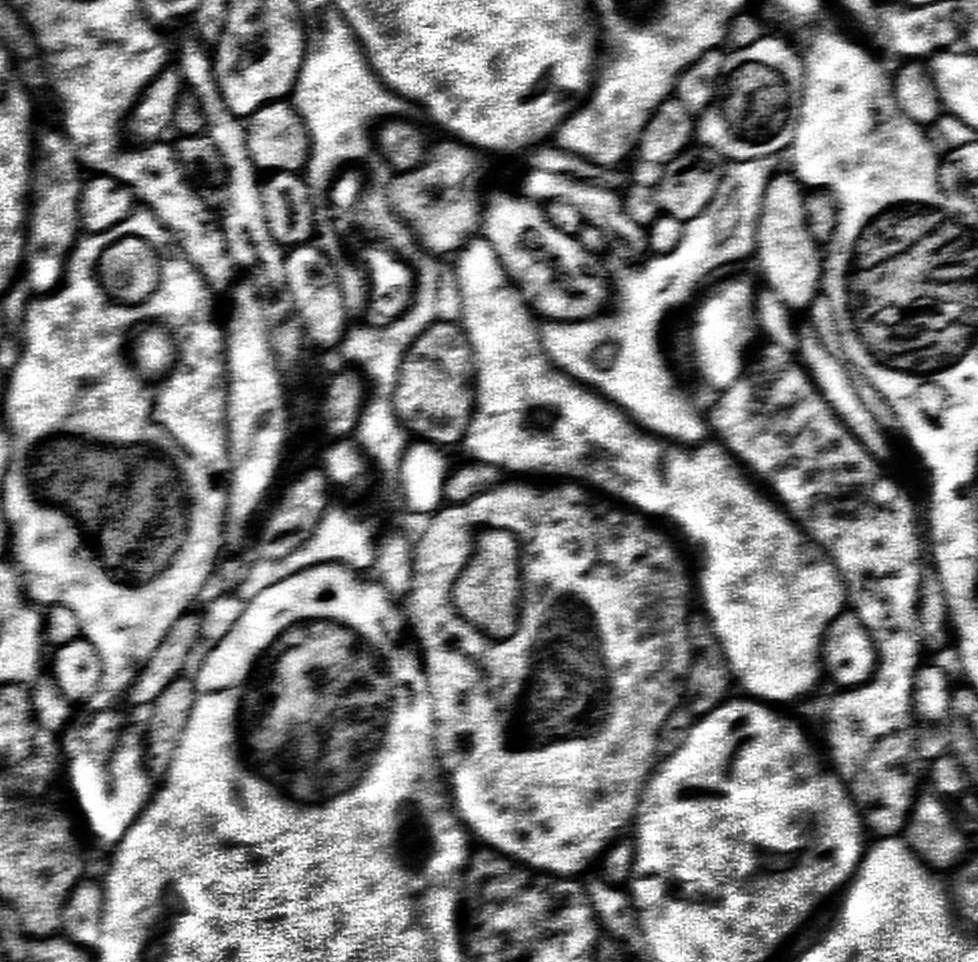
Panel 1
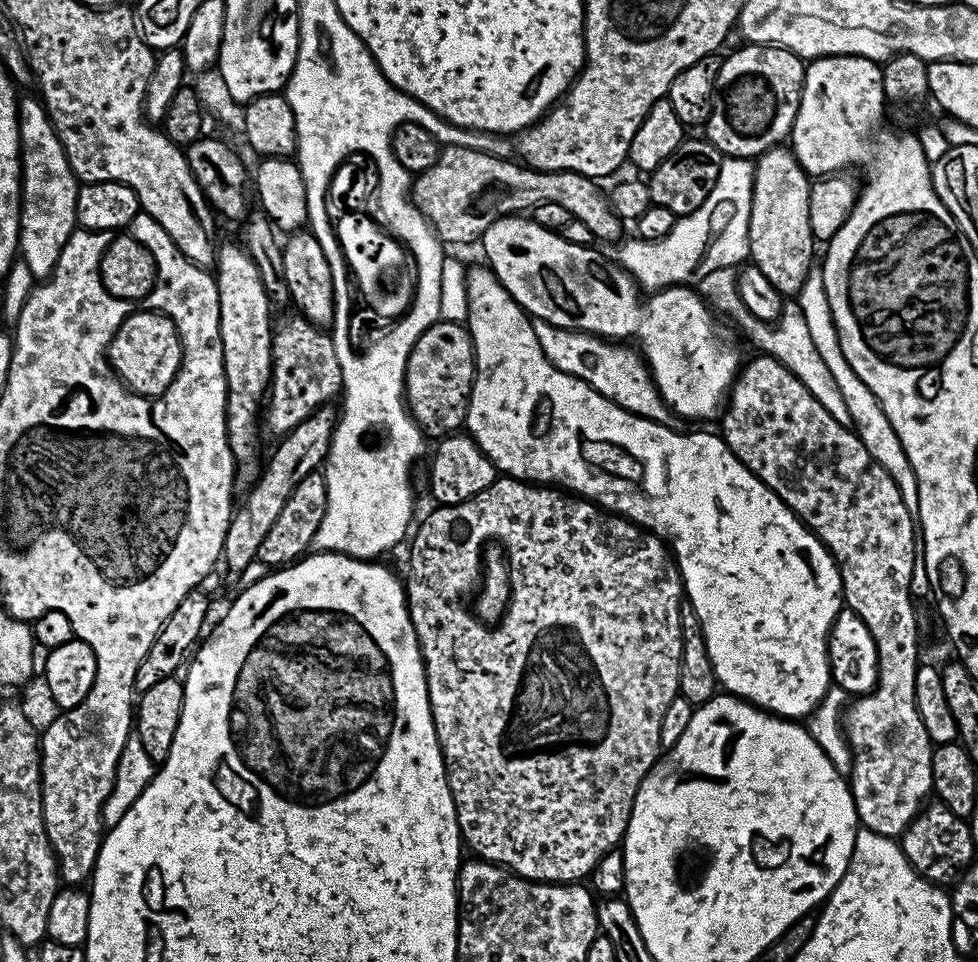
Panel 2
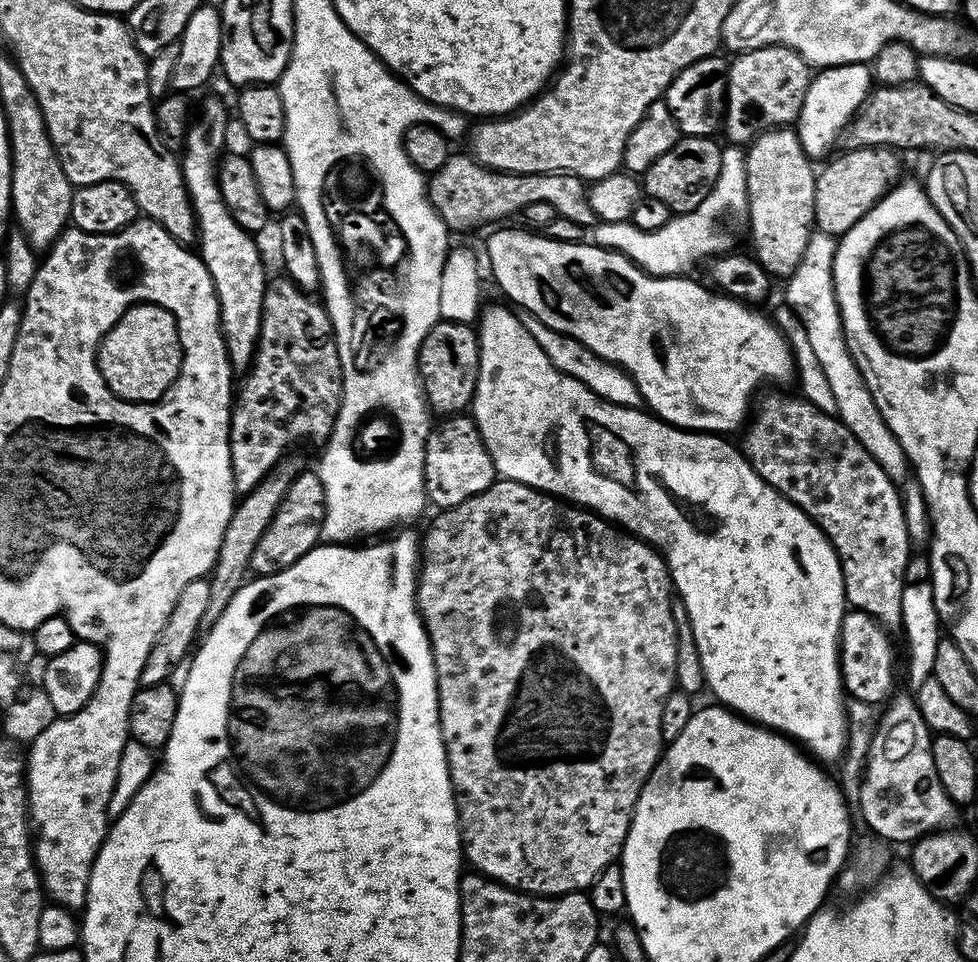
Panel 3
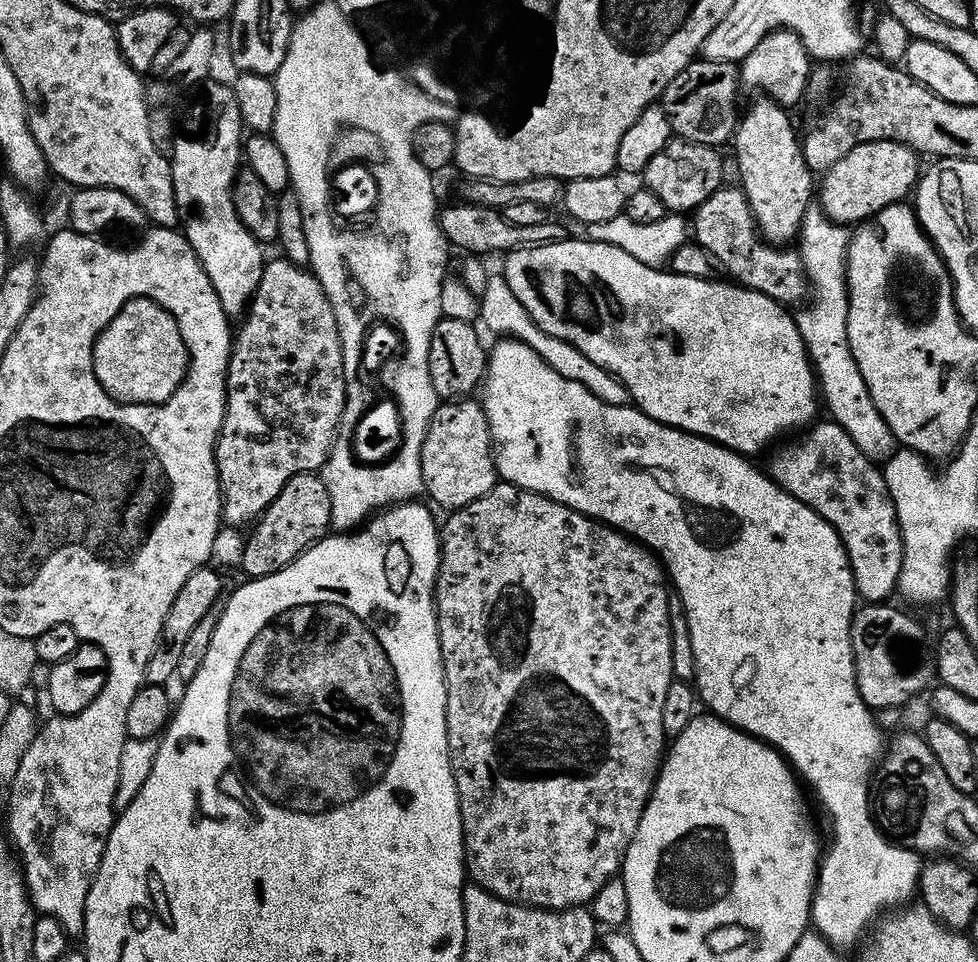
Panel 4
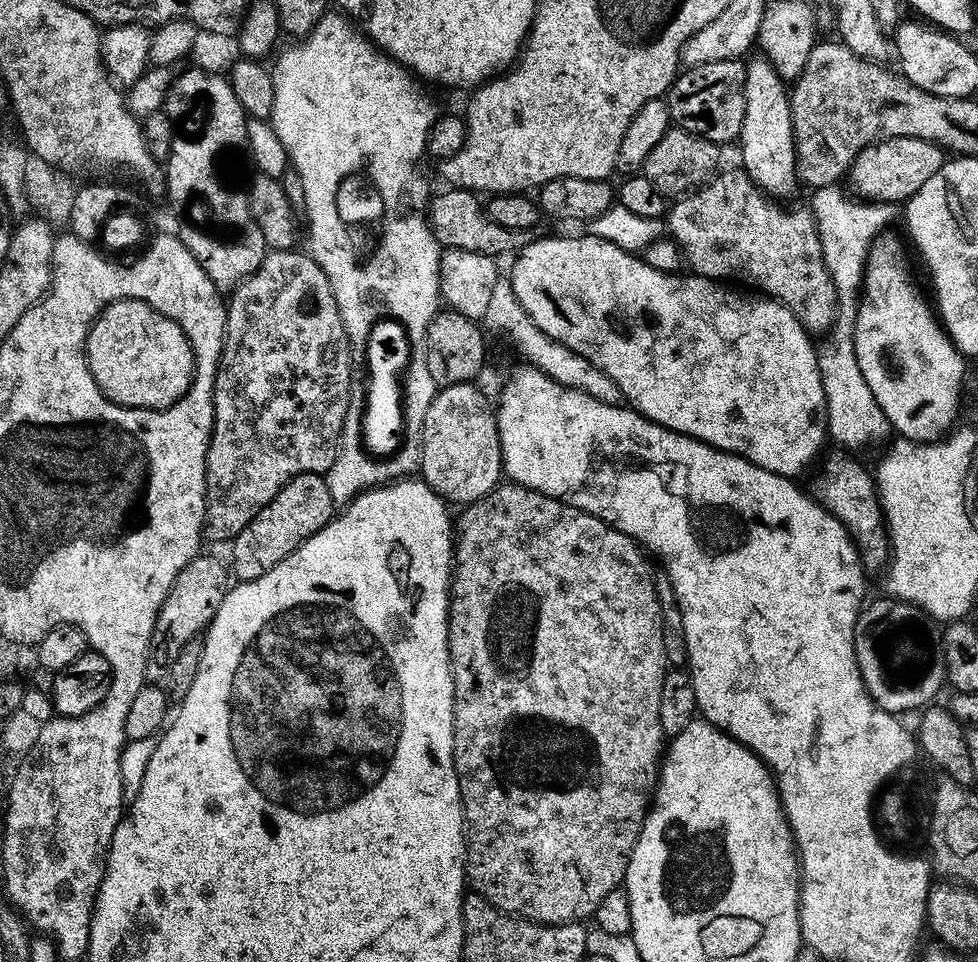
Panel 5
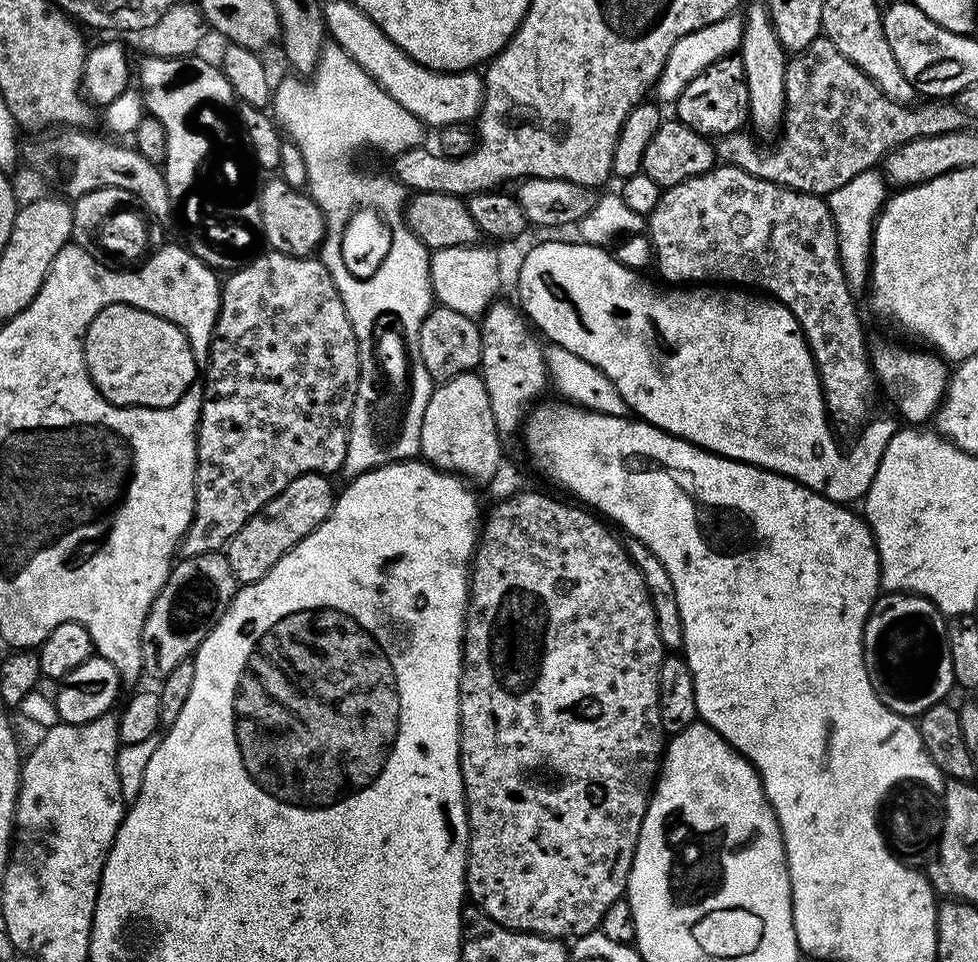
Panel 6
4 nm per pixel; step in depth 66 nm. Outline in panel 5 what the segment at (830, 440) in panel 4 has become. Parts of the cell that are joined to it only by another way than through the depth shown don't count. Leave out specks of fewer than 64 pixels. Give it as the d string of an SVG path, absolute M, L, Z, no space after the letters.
M844 450L829 451L823 457L822 463L819 465L820 473L812 480L811 495L822 507L829 512L834 518L838 518L838 522L842 522L842 526L846 526L846 530L852 536L852 541L856 544L857 550L860 551L860 561L864 563L865 569L869 573L876 572L880 567L883 569L890 560L890 545L888 525L885 523L883 506L880 504L880 496L877 492L876 477L870 471L867 472L858 461L855 455L849 454Z

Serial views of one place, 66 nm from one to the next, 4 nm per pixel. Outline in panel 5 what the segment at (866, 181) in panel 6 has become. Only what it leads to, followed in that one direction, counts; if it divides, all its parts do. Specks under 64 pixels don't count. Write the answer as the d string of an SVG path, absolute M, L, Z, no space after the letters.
M831 184L811 193L810 211L820 231L826 270L836 287L837 310L836 320L827 337L828 348L821 347L816 357L828 407L828 436L841 449L856 450L852 448L864 448L867 444L876 444L890 436L886 414L882 414L882 406L878 406L874 394L870 394L870 386L866 386L866 378L862 378L862 370L858 370L852 328L856 325L856 309L864 286L868 252L872 249L872 241L891 225L888 223L892 220L894 208L891 204L869 202L855 195L847 196L842 189Z

